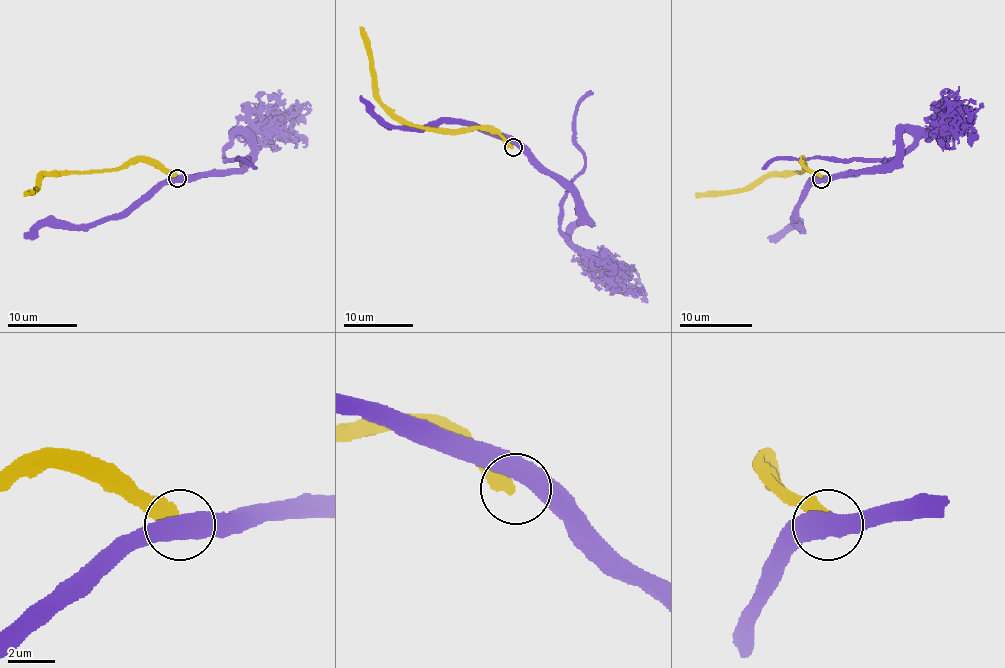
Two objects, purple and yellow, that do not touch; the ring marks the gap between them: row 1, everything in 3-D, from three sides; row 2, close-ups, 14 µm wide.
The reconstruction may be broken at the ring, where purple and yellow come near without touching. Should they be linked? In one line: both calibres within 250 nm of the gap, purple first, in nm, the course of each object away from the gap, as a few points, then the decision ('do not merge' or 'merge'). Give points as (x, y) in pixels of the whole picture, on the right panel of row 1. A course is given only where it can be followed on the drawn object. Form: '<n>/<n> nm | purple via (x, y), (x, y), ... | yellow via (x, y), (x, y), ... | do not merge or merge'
550/500 nm | purple via (819, 179), (879, 169), (893, 159), (904, 131), (909, 133), (913, 142), (888, 159), (773, 159), (762, 169) | yellow via (820, 177), (802, 160), (802, 169), (799, 171), (777, 171), (744, 188), (706, 191), (695, 197) | do not merge

